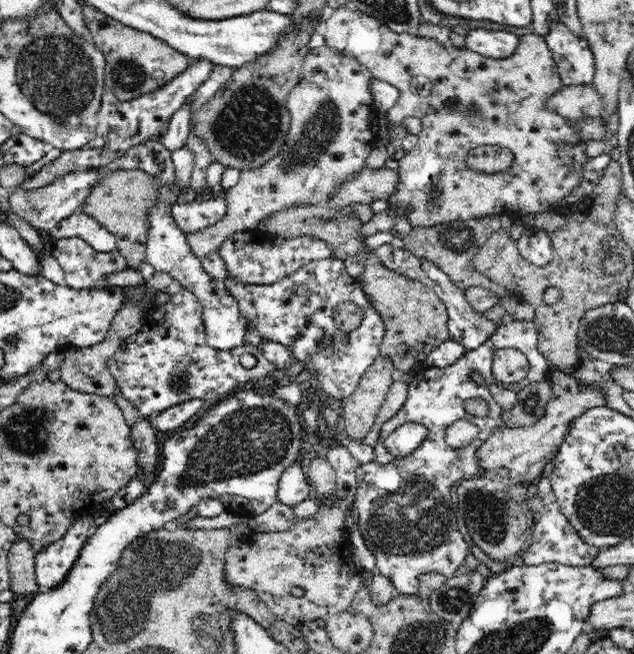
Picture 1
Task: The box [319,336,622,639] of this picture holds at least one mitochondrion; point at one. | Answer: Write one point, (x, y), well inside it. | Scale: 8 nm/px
(412, 517)

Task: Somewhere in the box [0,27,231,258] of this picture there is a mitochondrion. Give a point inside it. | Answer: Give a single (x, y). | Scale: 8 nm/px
(52, 74)

